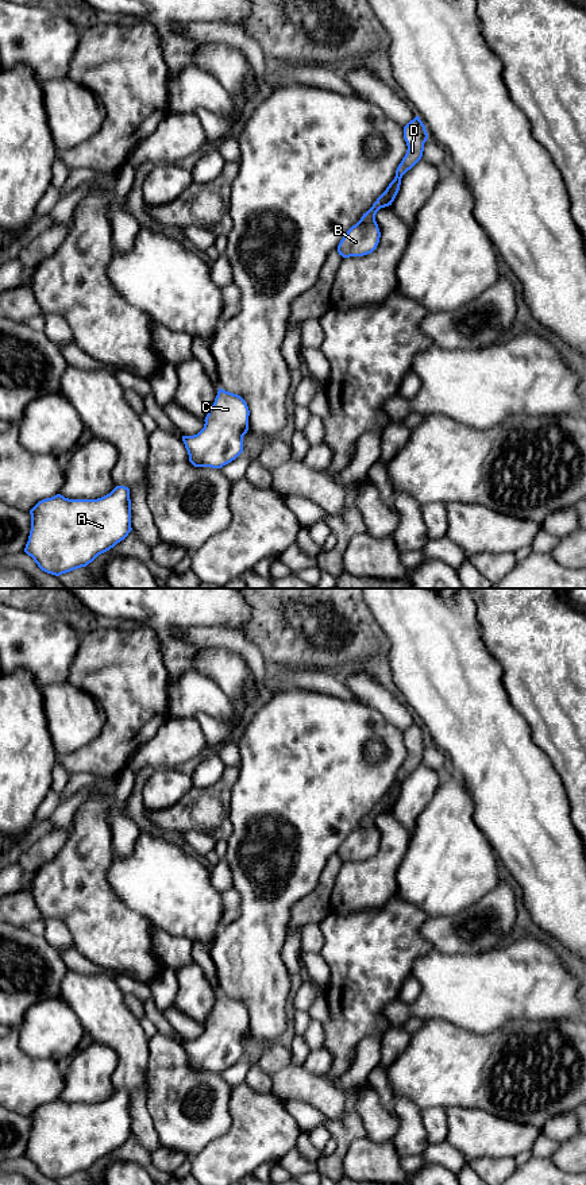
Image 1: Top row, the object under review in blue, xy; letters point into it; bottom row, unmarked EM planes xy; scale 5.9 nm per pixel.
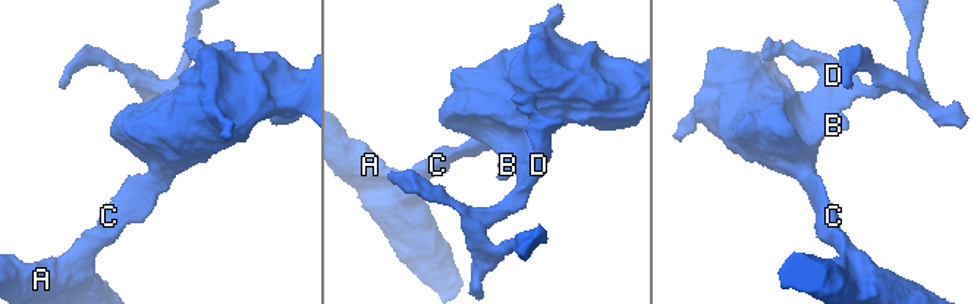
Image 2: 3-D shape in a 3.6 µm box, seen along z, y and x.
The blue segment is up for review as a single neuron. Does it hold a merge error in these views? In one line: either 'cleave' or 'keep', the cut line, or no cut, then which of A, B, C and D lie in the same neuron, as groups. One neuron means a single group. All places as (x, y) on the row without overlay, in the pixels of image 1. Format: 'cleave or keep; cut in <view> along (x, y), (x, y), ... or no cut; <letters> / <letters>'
cleave; cut in xy along (374, 821), (366, 826), (359, 826); A B C / D

